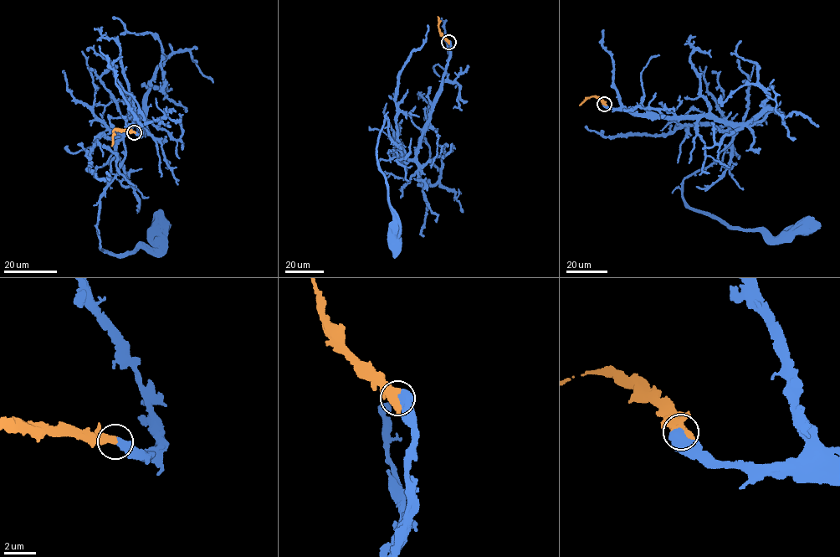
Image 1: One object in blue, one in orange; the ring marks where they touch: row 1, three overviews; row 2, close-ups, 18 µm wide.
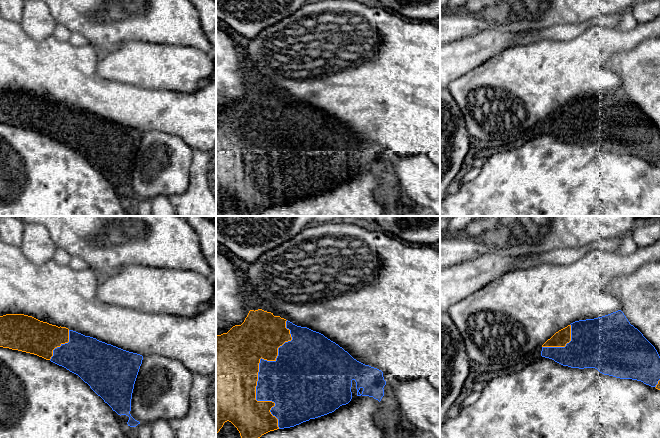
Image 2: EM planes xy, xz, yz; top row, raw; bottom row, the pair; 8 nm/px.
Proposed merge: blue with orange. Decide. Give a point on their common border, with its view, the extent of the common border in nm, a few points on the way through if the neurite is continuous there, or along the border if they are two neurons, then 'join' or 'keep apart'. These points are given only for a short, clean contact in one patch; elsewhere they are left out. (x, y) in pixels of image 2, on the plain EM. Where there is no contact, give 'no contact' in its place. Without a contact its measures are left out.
contact xz (258, 148); length 850 nm; join

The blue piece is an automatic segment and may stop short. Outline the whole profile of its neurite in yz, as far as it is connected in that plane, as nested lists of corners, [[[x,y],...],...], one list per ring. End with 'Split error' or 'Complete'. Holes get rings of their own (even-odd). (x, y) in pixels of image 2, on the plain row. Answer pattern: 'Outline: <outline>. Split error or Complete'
Outline: [[[621,86],[579,96],[556,108],[542,121],[541,132],[571,144],[595,144],[604,151],[641,157],[660,166],[660,132]]]. Split error

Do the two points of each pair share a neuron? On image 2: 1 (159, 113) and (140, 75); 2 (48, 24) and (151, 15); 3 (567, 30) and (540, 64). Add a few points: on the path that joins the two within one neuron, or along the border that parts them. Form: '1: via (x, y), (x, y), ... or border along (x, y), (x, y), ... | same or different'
1: border along (123, 82), (140, 87), (169, 90) | different
2: border along (49, 10), (56, 22) | different
3: border along (581, 33), (567, 40), (541, 39), (536, 42) | different

